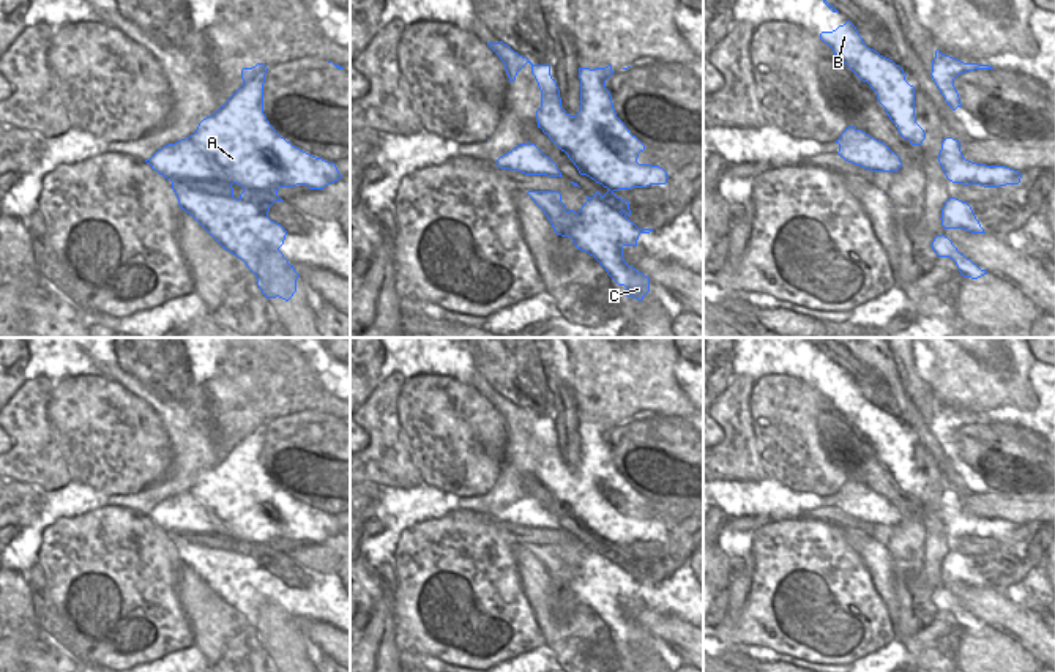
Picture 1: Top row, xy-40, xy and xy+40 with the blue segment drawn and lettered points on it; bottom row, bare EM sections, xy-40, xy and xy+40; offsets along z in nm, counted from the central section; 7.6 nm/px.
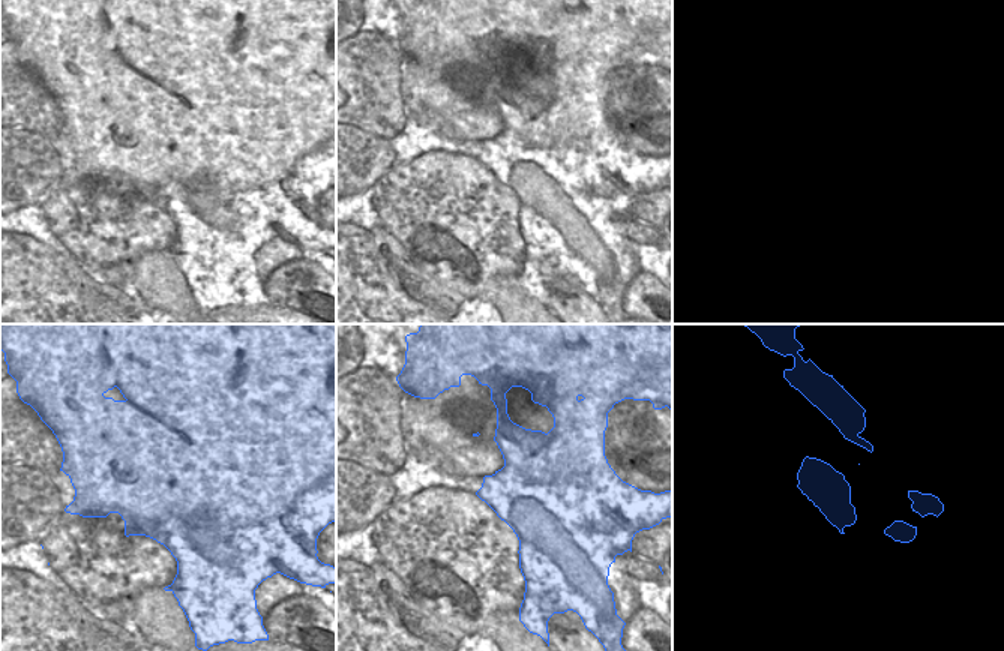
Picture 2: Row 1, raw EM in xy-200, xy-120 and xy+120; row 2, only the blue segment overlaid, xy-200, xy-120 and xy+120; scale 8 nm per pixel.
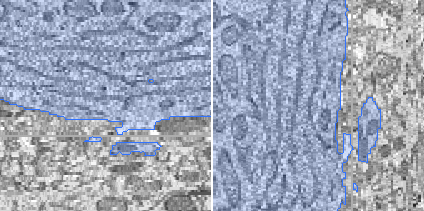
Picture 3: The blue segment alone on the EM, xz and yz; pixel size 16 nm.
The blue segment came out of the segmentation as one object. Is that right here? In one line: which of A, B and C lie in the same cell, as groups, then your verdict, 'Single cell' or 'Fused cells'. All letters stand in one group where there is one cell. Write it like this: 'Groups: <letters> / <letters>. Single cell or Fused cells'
Groups: A B C. Single cell

